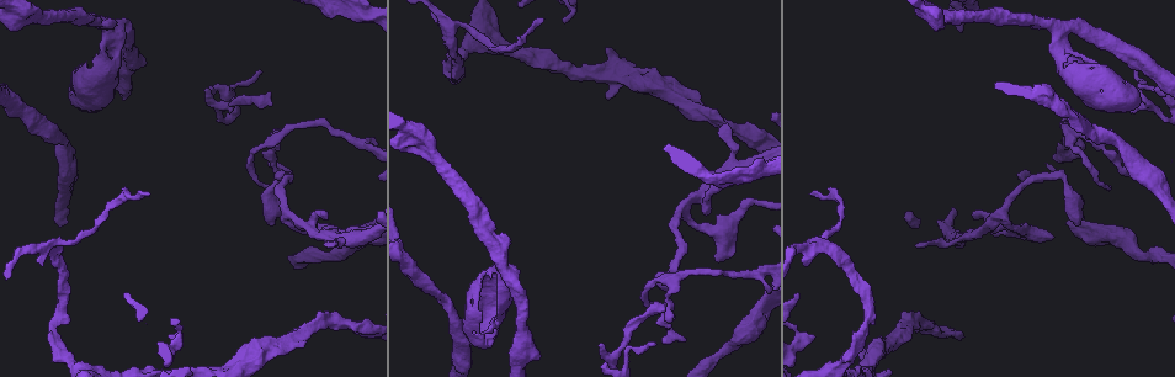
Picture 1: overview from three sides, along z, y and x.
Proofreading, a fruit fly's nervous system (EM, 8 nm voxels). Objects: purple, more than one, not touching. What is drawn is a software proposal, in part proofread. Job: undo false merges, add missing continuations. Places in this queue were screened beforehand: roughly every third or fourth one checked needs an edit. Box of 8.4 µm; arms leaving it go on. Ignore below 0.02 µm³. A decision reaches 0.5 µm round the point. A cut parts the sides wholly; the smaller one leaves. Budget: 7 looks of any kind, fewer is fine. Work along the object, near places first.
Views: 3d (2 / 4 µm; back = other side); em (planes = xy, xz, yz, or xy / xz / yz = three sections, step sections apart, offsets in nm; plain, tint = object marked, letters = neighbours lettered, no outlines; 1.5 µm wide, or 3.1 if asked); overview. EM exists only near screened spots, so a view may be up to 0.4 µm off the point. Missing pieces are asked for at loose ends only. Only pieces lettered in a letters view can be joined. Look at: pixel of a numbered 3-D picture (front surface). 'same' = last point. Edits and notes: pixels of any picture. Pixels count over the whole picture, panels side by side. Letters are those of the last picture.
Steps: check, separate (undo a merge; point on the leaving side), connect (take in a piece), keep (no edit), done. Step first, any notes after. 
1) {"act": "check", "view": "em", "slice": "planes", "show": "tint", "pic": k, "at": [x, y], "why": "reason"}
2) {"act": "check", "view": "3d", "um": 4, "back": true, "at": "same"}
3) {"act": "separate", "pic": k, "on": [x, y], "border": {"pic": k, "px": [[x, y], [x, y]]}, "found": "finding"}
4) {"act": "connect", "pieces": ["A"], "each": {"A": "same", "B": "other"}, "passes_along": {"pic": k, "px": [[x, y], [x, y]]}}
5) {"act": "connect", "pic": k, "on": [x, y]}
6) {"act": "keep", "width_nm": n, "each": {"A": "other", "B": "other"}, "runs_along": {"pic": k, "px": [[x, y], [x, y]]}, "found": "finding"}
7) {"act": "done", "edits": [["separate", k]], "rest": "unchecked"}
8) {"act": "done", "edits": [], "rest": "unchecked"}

{"act": "check", "view": "em", "slice": "planes", "show": "letters", "pic": 1, "at": [326, 215], "why": "branch stops here"}

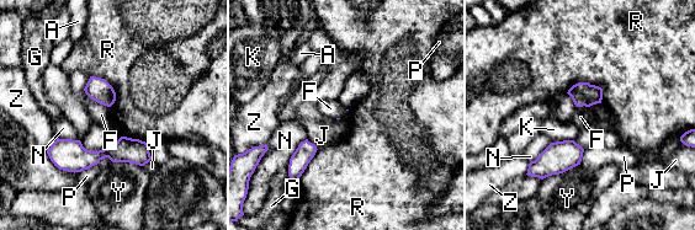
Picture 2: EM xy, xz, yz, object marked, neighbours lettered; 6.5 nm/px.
{"act": "keep", "each": {"A": "other", "F": "other", "G": "other", "J": "other", "K": "other", "N": "other", "P": "other", "R": "other", "Y": "other", "Z": "other"}, "border": {"pic": 2, "px": [[566, 92], [589, 83], [603, 99]]}, "found": "no lettered piece goes on from it"}

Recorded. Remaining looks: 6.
{"act": "check", "view": "3d", "um": 2, "pic": 1, "at": [685, 342], "why": "tapers out"}

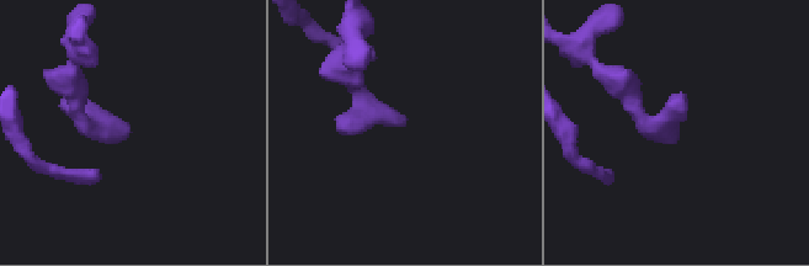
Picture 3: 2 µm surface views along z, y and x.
{"act": "check", "view": "em", "slice": "planes", "show": "letters", "pic": 3, "at": [129, 127], "why": "need the tissue"}

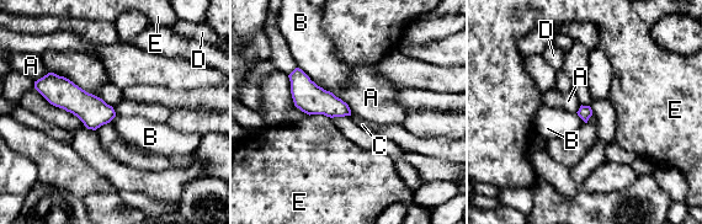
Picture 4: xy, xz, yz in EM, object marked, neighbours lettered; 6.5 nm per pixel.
{"act": "keep", "each": {"A": "other", "B": "other", "C": "other", "D": "other", "E": "other"}, "border": {"pic": 4, "px": [[333, 94], [340, 97], [351, 111]]}, "found": "none of them fits"}

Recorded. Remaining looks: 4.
{"act": "check", "view": "em", "slice": "planes", "show": "plain", "pic": 1, "at": [1136, 73], "why": "tapers out"}

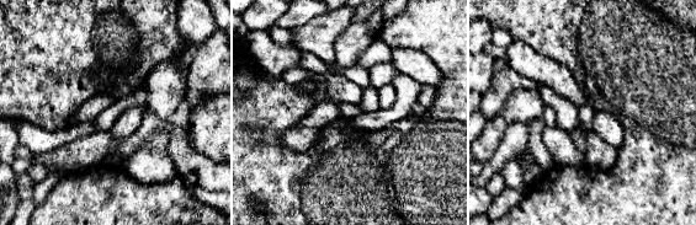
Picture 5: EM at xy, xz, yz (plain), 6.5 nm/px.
{"act": "check", "view": "em", "slice": "planes", "show": "letters", "at": "same"}

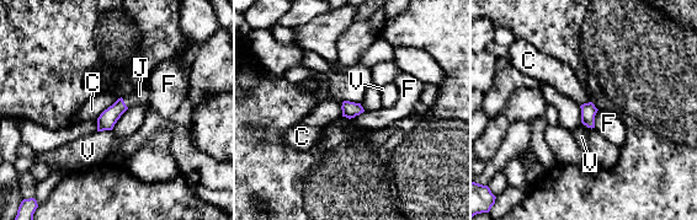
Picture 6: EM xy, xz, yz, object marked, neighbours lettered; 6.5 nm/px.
{"act": "connect", "pieces": ["J"], "width_nm": 100, "each": {"C": "other", "F": "other", "J": "same", "V": "other"}, "found": "it goes on there"}

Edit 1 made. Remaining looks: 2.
{"act": "done", "edits": [["connect", 6]], "rest": "unchecked"}

